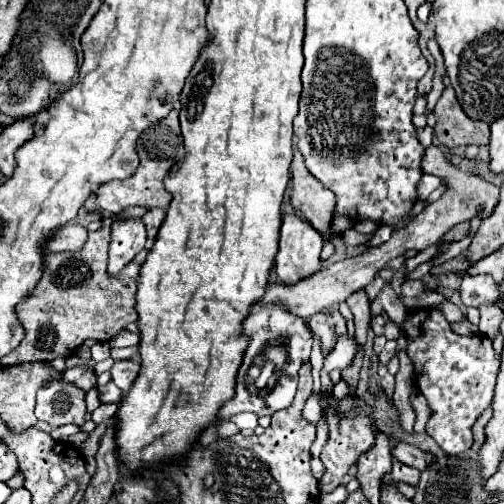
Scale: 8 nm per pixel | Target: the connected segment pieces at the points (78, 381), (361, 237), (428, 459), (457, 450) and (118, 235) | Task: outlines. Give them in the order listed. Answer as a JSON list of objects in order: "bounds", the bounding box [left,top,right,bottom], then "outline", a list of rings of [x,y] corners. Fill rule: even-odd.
[{"bounds":[63,365,97,391],"outline":[[[81,365],[81,367],[71,367],[63,374],[63,379],[67,383],[73,384],[84,391],[89,391],[92,387],[96,386],[97,376],[93,367],[89,365]]]},{"bounds":[343,229,373,245],"outline":[[[347,229],[343,233],[343,243],[345,245],[363,245],[363,243],[367,243],[371,239],[373,239],[373,235],[365,235],[365,233],[359,233],[355,229]]]},{"bounds":[391,443,437,471],"outline":[[[395,443],[391,453],[393,453],[393,457],[397,461],[401,461],[401,463],[405,463],[409,467],[415,467],[419,471],[427,469],[429,465],[433,465],[433,461],[437,461],[431,453],[415,447],[415,445],[407,445],[407,443]]]},{"bounds":[403,307,499,455],"outline":[[[437,307],[409,313],[403,331],[409,339],[407,353],[415,367],[417,389],[425,395],[431,409],[425,428],[427,435],[431,435],[445,453],[461,455],[473,445],[473,423],[491,405],[499,355],[495,355],[487,336],[483,343],[483,335],[469,337],[453,333],[449,321]]]},{"bounds":[109,217,147,273],"outline":[[[117,217],[111,225],[109,273],[119,273],[143,247],[147,235],[141,217]]]}]

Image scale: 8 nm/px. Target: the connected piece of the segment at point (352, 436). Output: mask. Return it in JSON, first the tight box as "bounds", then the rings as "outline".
{"bounds":[319,393,375,491],"outline":[[[319,393],[319,405],[321,405],[321,411],[325,413],[325,421],[329,425],[329,439],[321,451],[321,461],[325,465],[325,473],[319,481],[319,487],[321,487],[321,491],[333,491],[341,483],[341,479],[349,471],[349,467],[357,463],[359,455],[365,453],[373,445],[375,419],[373,419],[371,405],[365,403],[365,399],[359,395],[345,395],[341,401],[335,401],[333,395],[325,397],[323,393]]]}

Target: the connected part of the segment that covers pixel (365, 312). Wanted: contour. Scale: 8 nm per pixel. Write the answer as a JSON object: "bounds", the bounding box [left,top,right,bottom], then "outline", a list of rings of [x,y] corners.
{"bounds":[347,289,369,339],"outline":[[[361,289],[361,291],[355,291],[347,297],[347,305],[351,307],[351,313],[355,317],[355,337],[361,337],[365,339],[367,337],[367,329],[369,329],[369,299],[367,299],[367,293]]]}

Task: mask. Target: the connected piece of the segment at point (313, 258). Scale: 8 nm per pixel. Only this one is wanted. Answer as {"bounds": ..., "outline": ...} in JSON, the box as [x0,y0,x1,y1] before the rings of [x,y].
{"bounds":[275,213,323,285],"outline":[[[285,213],[275,263],[279,281],[295,285],[297,281],[317,273],[321,269],[321,249],[323,237],[303,217]]]}

